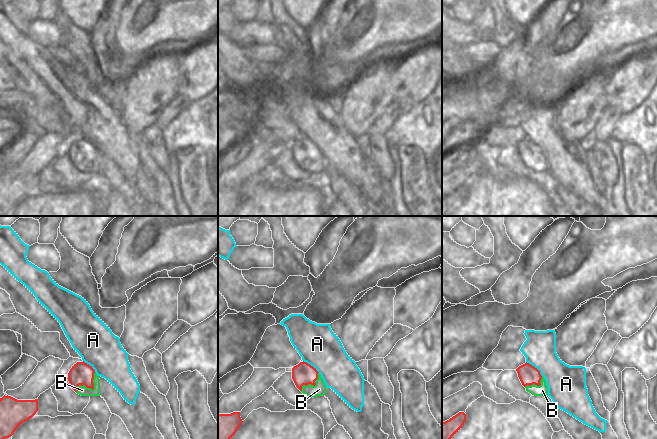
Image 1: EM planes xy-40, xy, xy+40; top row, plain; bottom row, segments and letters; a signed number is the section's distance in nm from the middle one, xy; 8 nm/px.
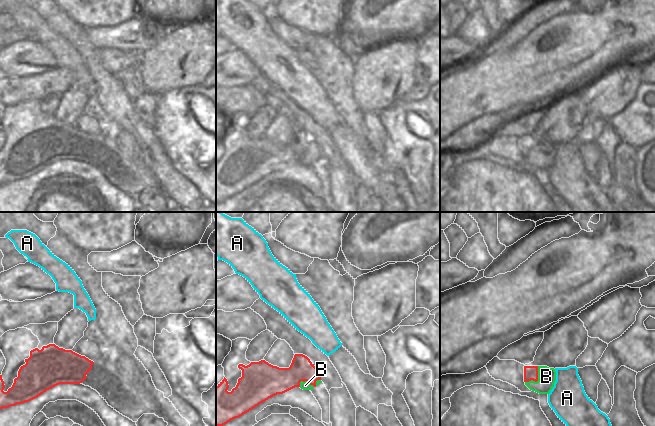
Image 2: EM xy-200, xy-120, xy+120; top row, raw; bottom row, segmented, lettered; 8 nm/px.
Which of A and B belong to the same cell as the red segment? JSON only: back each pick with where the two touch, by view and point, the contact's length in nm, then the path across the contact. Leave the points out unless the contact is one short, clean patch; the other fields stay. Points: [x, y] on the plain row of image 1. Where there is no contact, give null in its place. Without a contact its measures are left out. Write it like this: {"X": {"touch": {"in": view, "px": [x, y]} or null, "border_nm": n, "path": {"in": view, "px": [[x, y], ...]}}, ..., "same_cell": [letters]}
{"same_cell": []}

